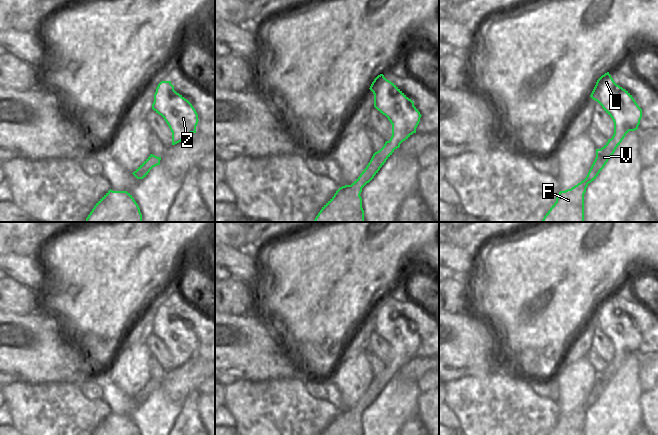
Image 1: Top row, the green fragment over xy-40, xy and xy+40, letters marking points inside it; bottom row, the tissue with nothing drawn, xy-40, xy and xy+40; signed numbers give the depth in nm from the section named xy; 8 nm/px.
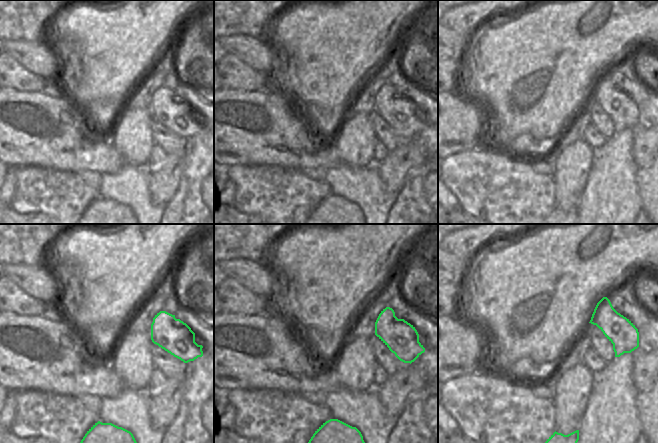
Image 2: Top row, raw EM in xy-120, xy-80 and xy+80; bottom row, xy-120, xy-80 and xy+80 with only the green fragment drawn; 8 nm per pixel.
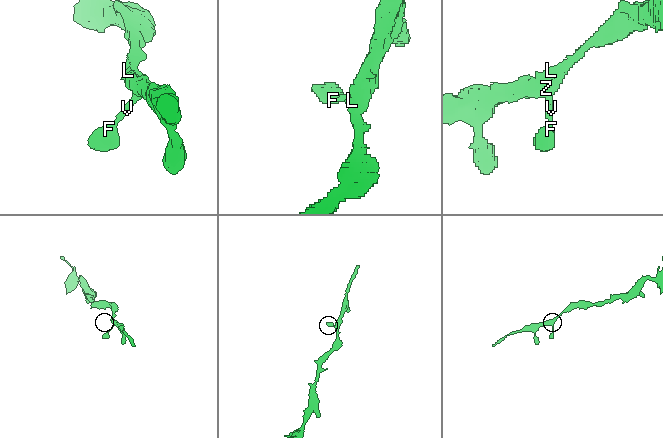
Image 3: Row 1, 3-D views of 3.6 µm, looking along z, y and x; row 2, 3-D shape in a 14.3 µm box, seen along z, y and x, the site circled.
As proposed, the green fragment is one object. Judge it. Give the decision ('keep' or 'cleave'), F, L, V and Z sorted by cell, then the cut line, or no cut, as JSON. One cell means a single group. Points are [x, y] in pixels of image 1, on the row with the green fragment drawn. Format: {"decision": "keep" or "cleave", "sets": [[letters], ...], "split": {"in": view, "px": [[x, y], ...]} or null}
{"decision": "keep", "sets": [["F", "L", "V", "Z"]], "split": null}

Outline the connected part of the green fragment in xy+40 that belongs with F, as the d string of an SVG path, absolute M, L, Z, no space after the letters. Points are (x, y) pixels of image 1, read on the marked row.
M609 72L597 80L590 97L612 118L614 134L601 149L596 149L596 158L586 178L571 189L560 191L542 222L584 222L584 194L588 184L596 179L626 134L637 130L640 124L642 109L628 91L614 82Z

